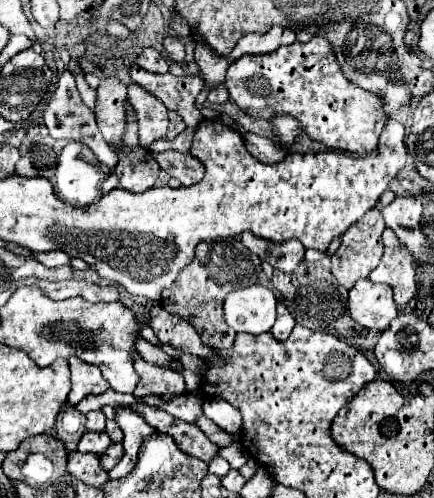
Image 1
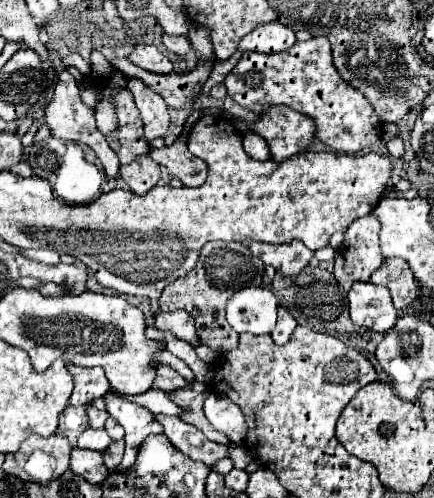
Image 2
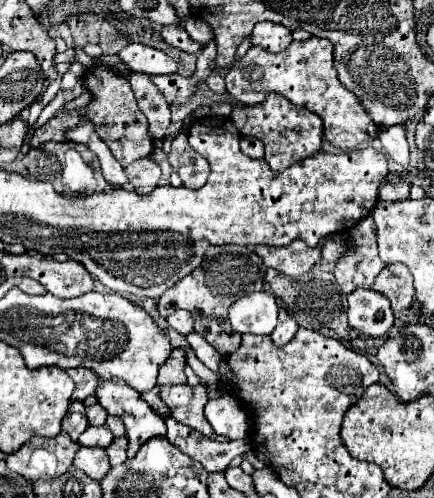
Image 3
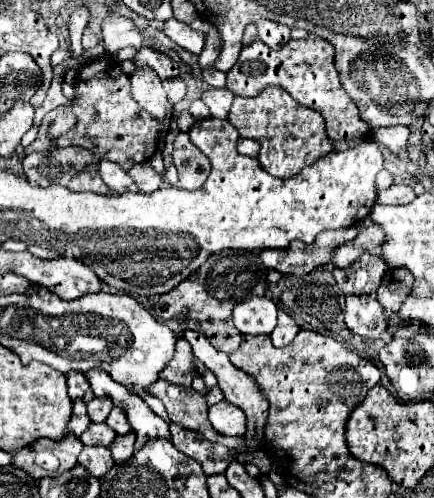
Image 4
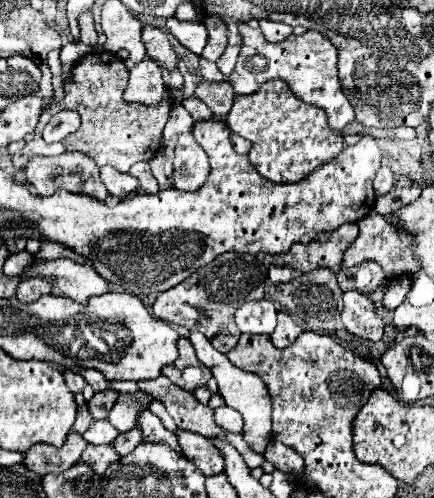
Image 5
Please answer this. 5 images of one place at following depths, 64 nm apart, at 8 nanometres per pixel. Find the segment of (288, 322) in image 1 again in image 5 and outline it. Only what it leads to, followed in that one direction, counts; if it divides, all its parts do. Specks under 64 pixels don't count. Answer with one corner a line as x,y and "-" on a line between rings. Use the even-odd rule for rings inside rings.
278,312
278,326
272,332
272,344
276,348
286,348
300,336
300,332
302,332
302,328
298,324
294,324
288,314

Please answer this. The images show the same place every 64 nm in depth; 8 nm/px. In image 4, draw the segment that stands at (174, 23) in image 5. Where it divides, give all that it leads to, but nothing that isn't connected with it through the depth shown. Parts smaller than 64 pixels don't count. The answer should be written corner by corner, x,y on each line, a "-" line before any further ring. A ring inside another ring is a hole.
170,18
164,22
164,32
170,36
178,46
188,50
192,54
199,55
205,44
205,35
198,30
194,30
190,24
178,22
176,18

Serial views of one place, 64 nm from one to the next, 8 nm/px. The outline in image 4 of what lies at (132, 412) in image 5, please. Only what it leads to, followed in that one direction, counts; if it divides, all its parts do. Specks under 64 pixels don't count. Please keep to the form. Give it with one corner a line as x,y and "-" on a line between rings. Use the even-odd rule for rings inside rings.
114,406
114,408
112,408
110,416
106,418
106,424
108,424
110,428
114,428
118,434
126,434
126,432
130,430
128,418
126,418
126,414
124,414
124,410
122,410
120,406

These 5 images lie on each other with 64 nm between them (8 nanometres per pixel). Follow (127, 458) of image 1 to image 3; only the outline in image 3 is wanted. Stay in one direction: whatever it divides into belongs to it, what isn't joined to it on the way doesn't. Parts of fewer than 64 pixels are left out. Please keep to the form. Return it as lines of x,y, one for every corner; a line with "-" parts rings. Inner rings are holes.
98,378
96,386
98,402
110,412
124,420
128,430
128,458
136,456
138,448
152,436
166,436
166,424
160,414
156,414
148,402
132,388
120,380

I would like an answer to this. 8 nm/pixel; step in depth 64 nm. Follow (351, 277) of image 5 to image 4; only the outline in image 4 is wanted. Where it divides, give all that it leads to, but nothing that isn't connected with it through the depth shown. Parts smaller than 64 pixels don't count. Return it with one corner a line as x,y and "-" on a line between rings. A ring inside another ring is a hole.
360,256
350,268
334,268
334,278
344,294
376,294
388,266
378,256

